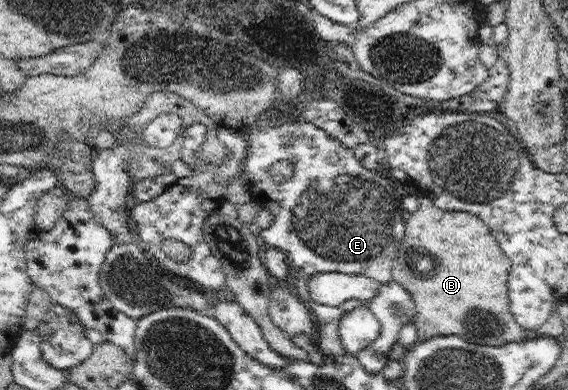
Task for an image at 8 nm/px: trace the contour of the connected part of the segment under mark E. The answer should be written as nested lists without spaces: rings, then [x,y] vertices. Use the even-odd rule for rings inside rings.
[[[297,116],[286,117],[283,122],[268,125],[254,126],[248,129],[247,155],[243,162],[243,170],[247,176],[249,191],[253,200],[262,208],[274,214],[274,220],[270,226],[261,230],[261,237],[270,247],[276,247],[280,252],[287,255],[288,266],[291,268],[291,285],[302,303],[311,308],[316,322],[316,350],[323,356],[344,357],[347,350],[344,348],[338,328],[340,318],[353,308],[360,305],[355,300],[350,300],[340,306],[326,306],[317,304],[308,294],[308,281],[314,274],[324,272],[340,272],[344,274],[364,274],[370,279],[378,281],[380,290],[378,294],[368,300],[366,304],[381,327],[381,335],[366,350],[358,351],[356,356],[368,374],[383,372],[384,366],[389,361],[390,349],[399,340],[400,329],[404,325],[415,323],[416,305],[414,300],[404,288],[393,280],[391,269],[396,264],[400,245],[405,235],[406,213],[403,210],[403,201],[400,192],[392,190],[394,186],[388,182],[392,180],[383,178],[382,175],[373,170],[368,170],[354,156],[354,153],[343,146],[343,144],[328,134],[325,130],[318,128],[315,124],[303,120]],[[280,160],[288,160],[292,164],[292,178],[286,182],[272,182],[272,166]]]

